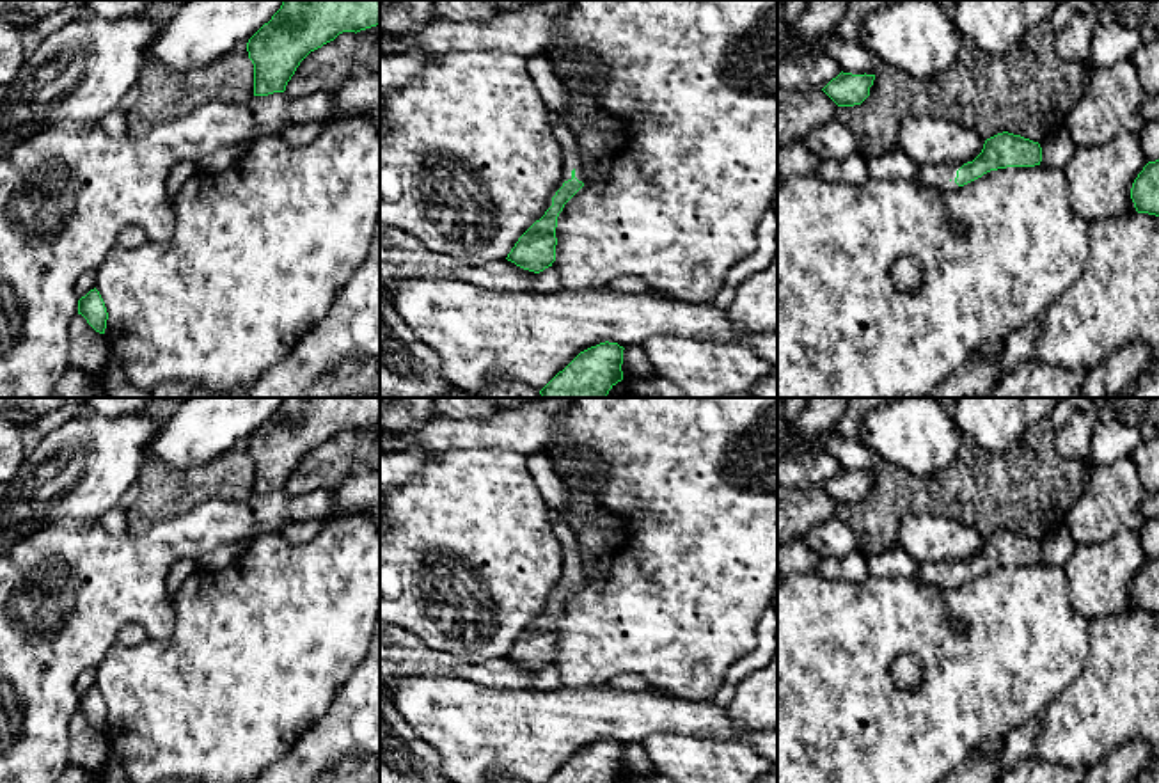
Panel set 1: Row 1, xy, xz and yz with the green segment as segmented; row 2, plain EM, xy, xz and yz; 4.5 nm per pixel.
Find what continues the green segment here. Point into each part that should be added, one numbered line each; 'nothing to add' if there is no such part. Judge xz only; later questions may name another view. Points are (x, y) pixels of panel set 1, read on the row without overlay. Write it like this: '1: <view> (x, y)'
1: xz (572, 556)

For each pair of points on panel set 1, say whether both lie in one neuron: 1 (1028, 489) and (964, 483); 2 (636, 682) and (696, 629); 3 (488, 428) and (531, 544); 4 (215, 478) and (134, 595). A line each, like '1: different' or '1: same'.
1: same
2: different
3: different
4: different

